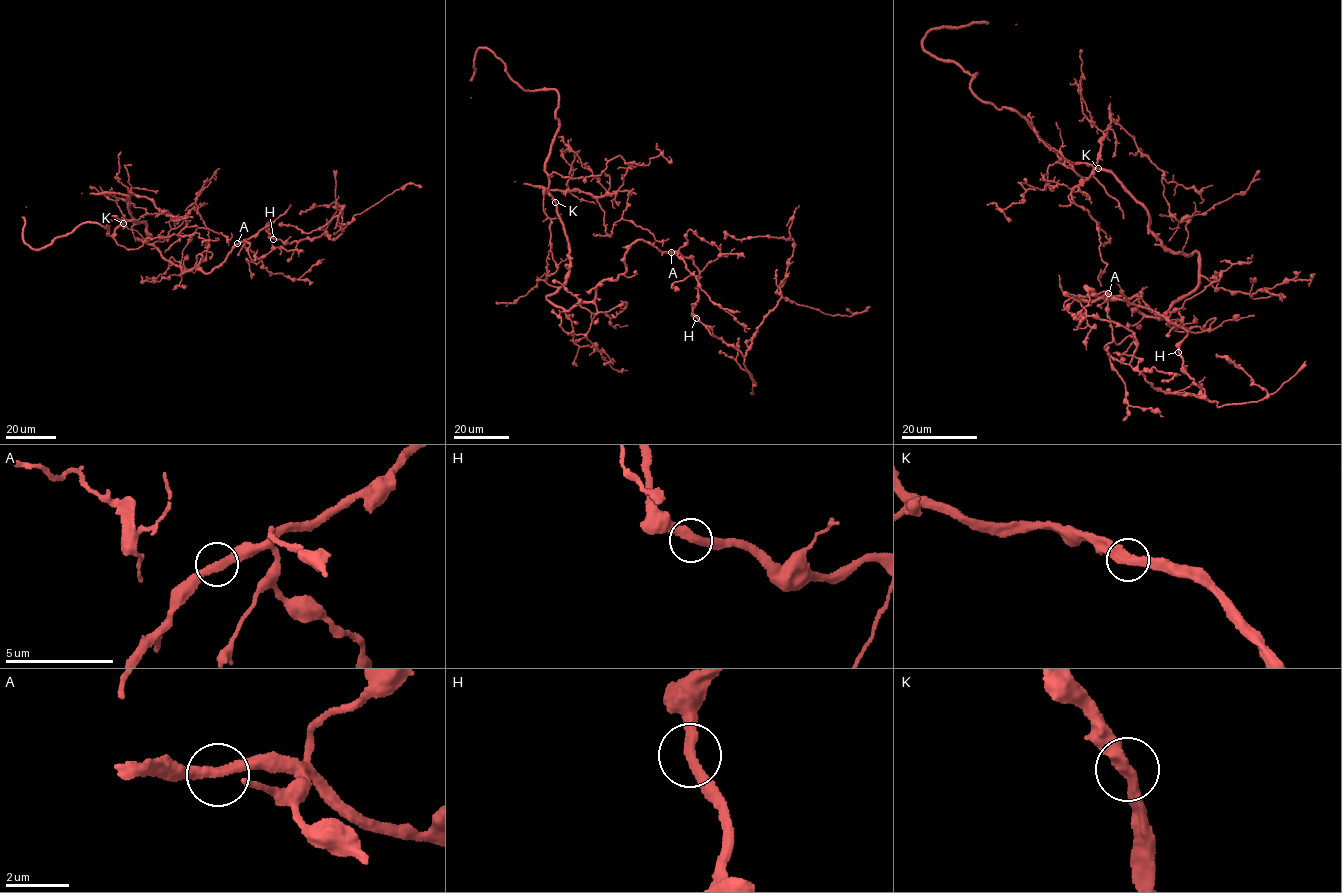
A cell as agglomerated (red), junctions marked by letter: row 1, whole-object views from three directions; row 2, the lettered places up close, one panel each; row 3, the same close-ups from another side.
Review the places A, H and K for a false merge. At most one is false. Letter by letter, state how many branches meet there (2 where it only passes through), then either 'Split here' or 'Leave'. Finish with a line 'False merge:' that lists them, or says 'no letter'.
A: Branches: 2. Leave
H: Branches: 2. Leave
K: Branches: 2. Leave
False merge: no letter

